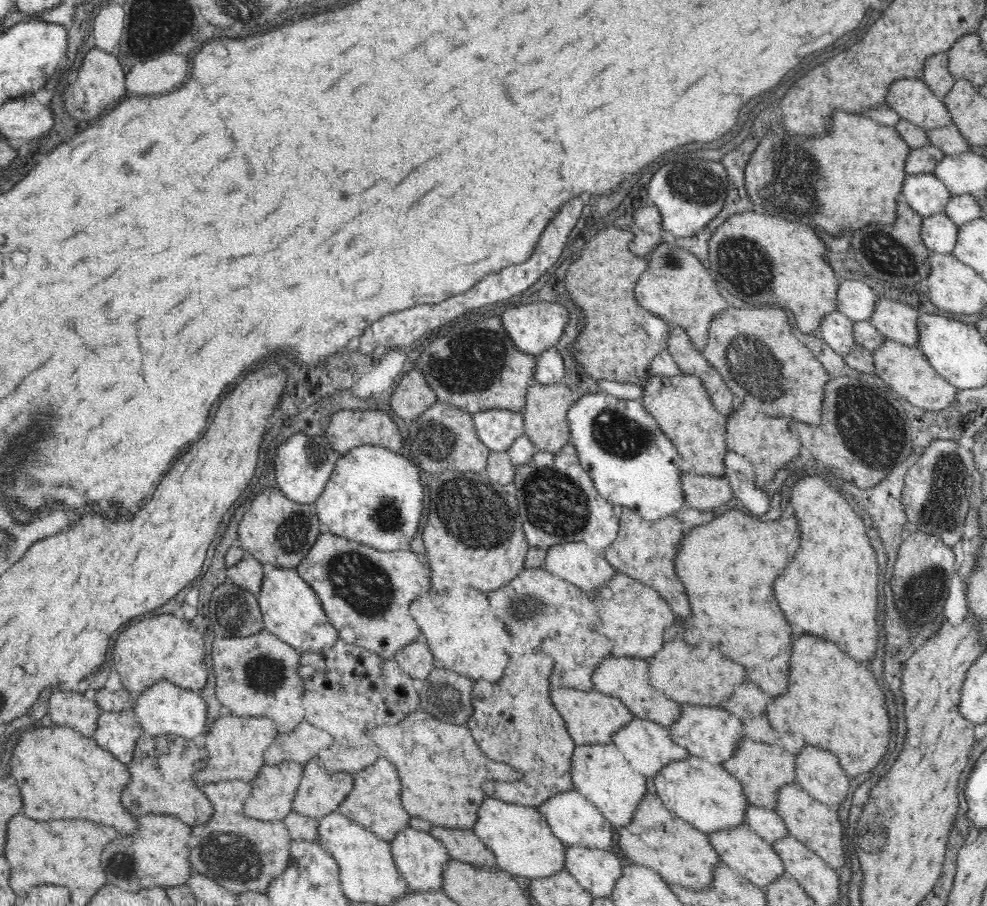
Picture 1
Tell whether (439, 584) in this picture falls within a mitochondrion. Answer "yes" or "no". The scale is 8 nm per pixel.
no

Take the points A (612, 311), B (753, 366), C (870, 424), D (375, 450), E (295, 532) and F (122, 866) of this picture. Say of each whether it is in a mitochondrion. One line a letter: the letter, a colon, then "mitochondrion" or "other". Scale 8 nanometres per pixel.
A: other
B: mitochondrion
C: mitochondrion
D: other
E: mitochondrion
F: mitochondrion

